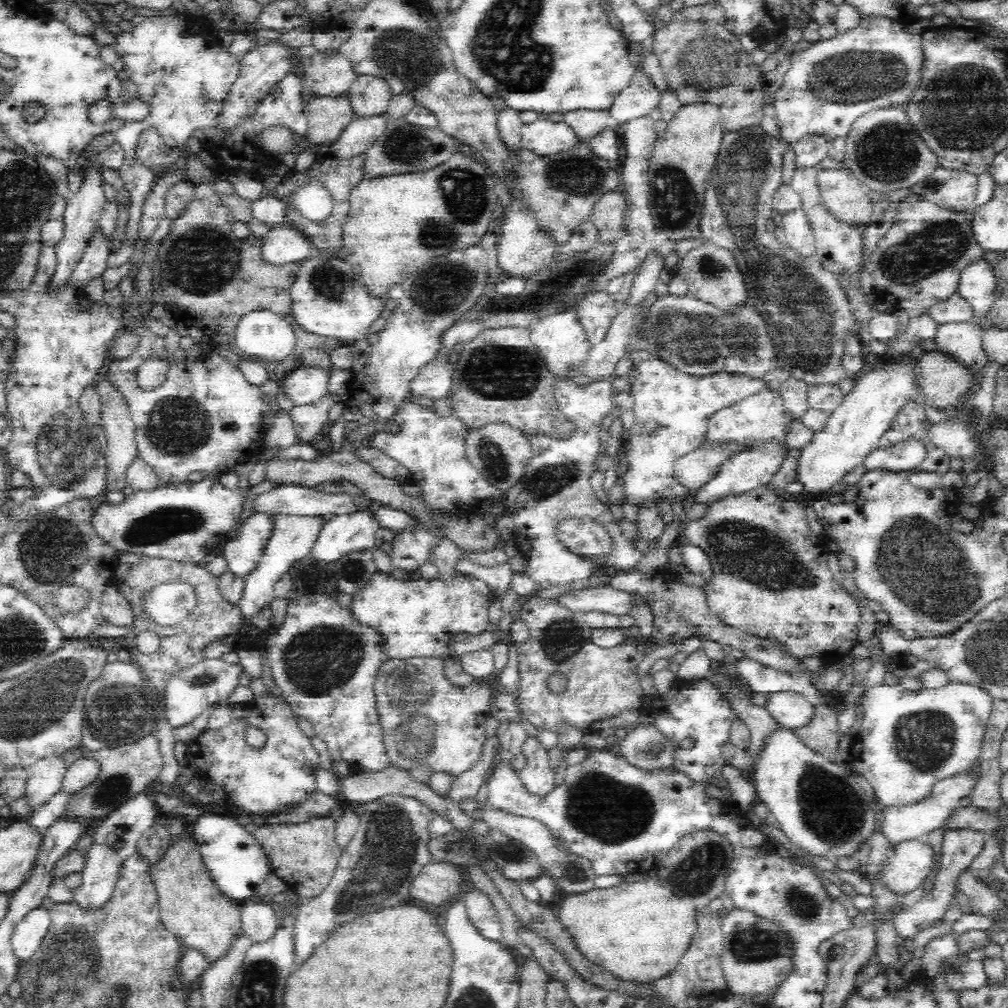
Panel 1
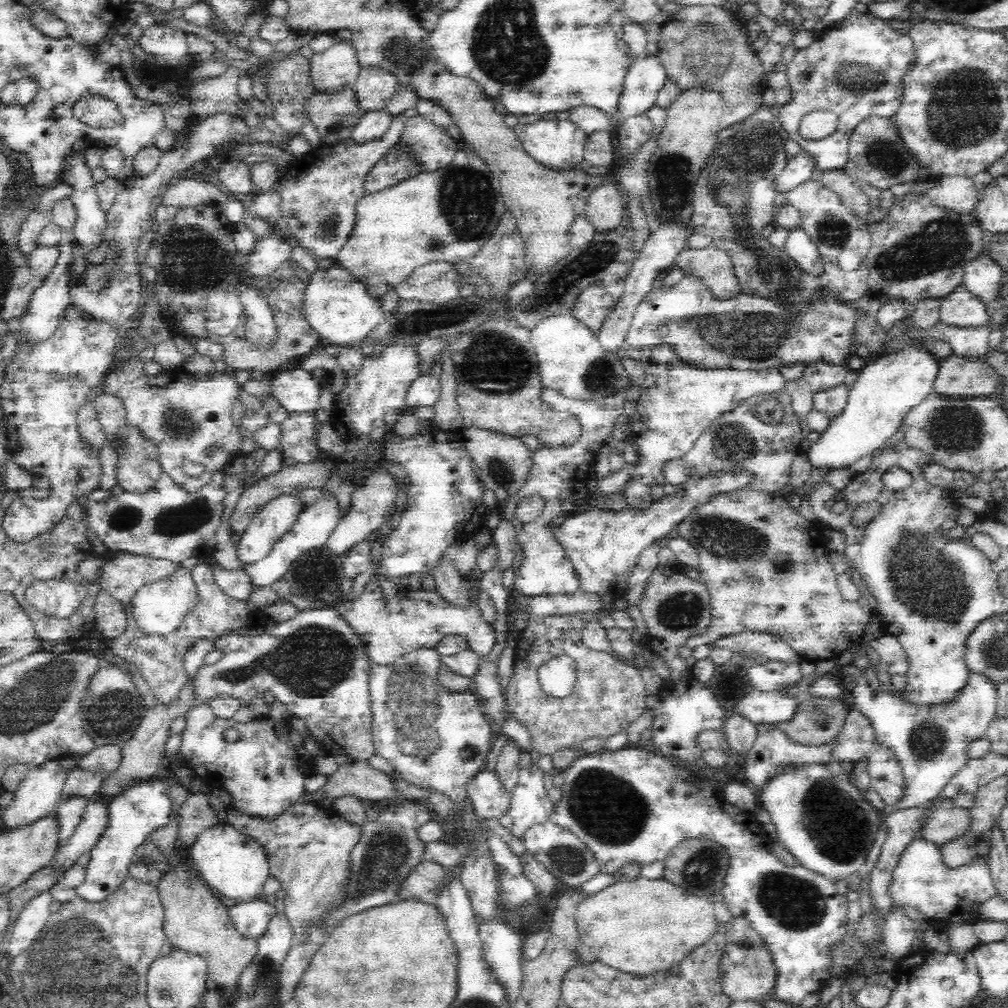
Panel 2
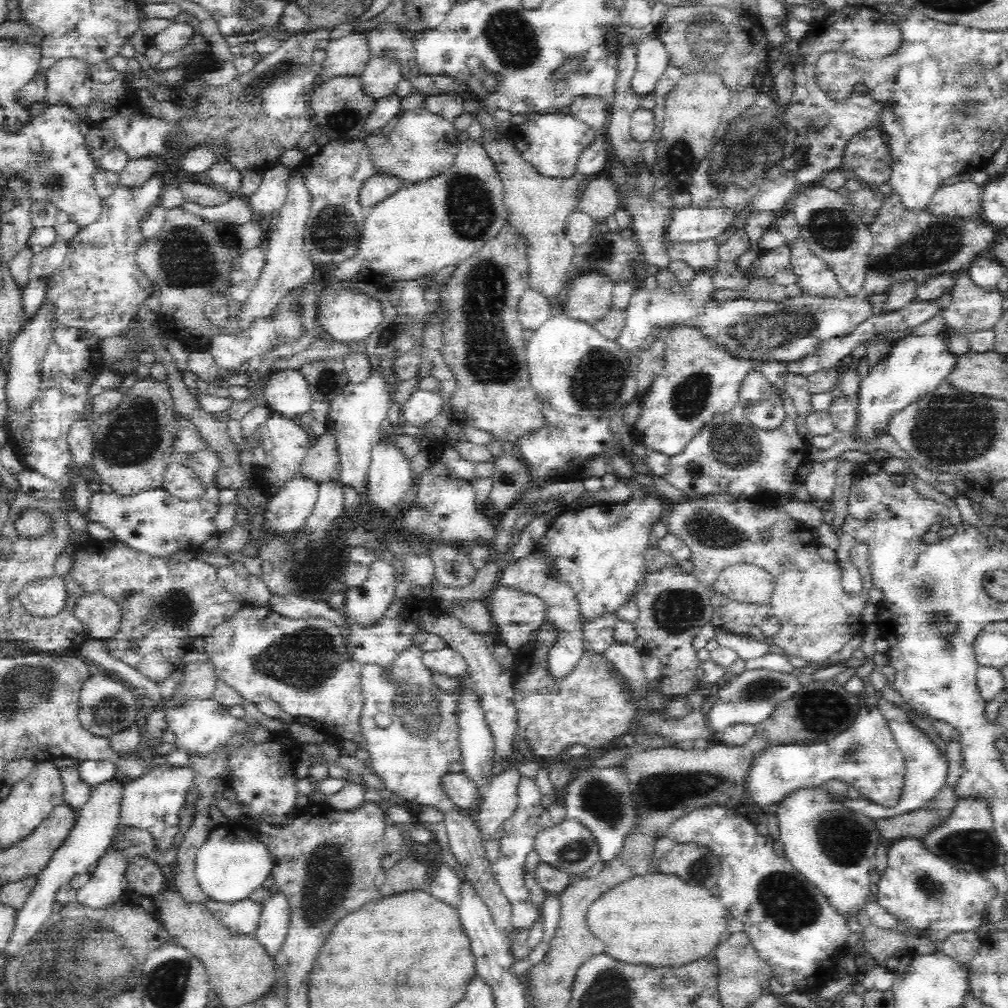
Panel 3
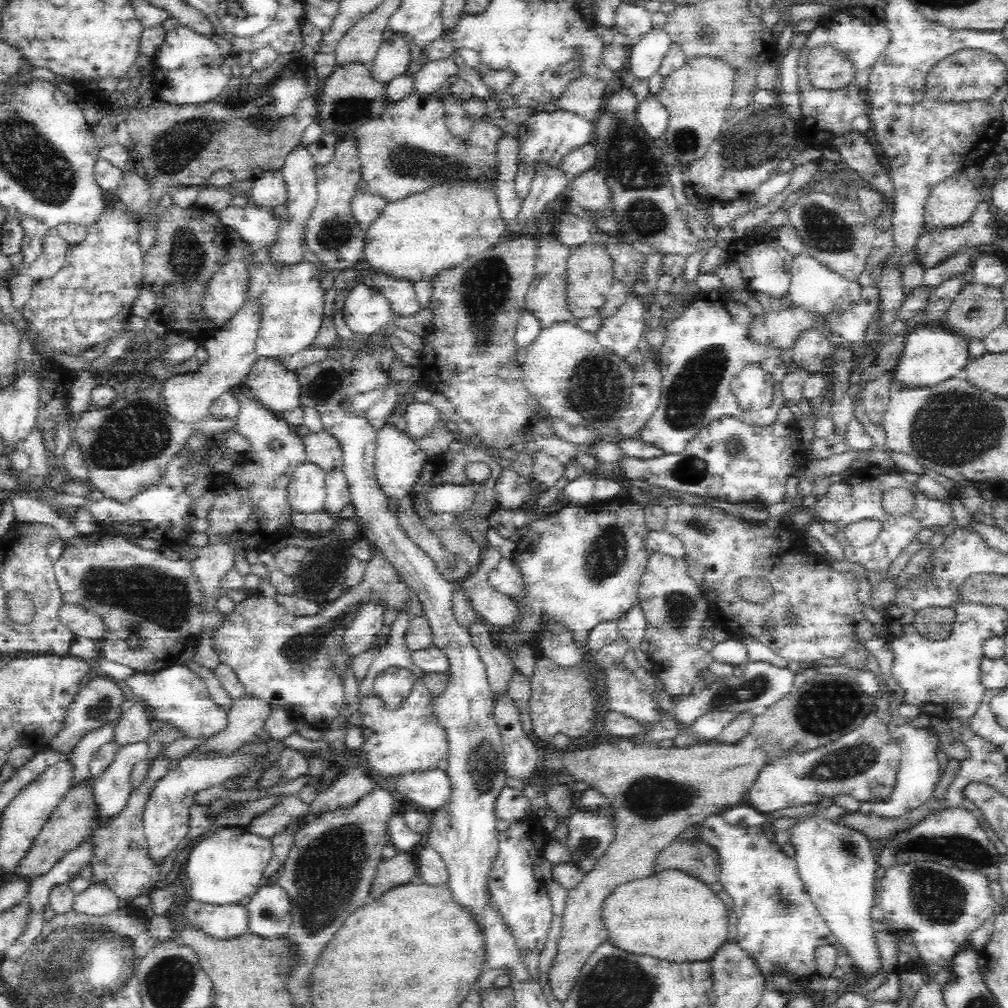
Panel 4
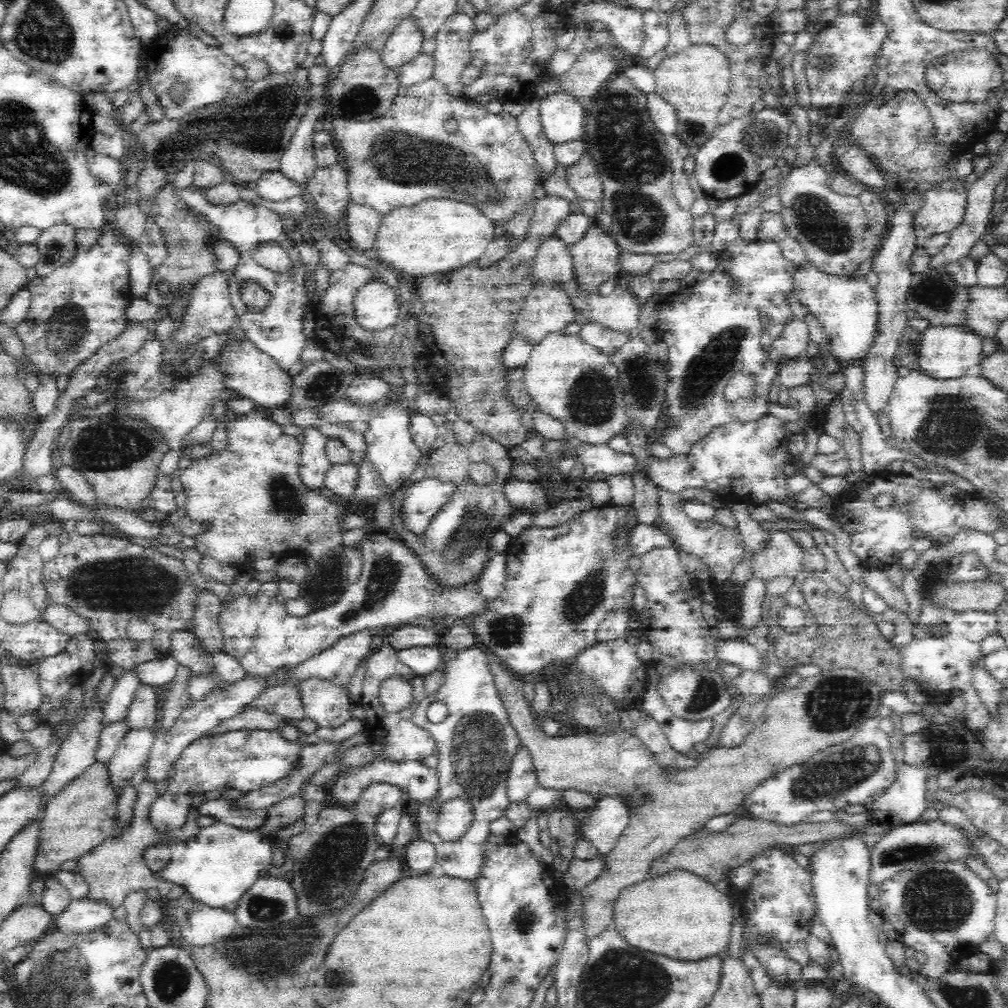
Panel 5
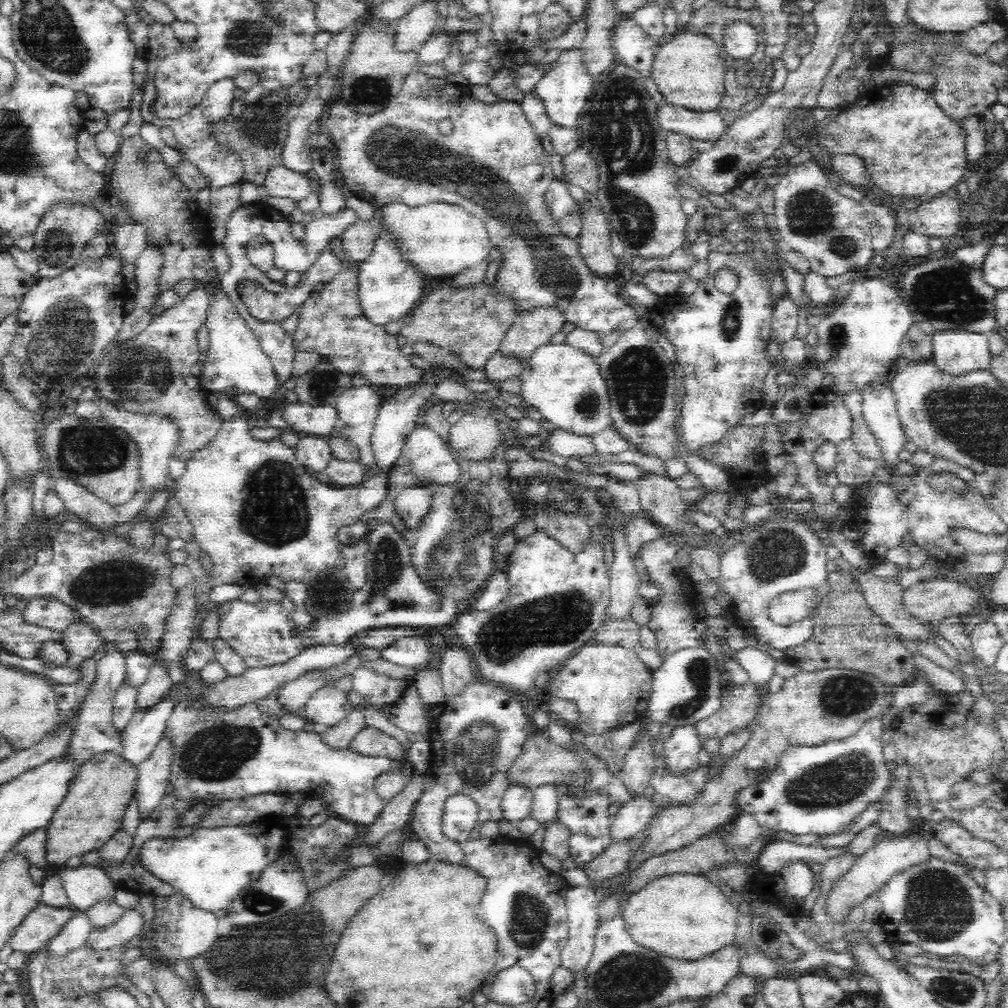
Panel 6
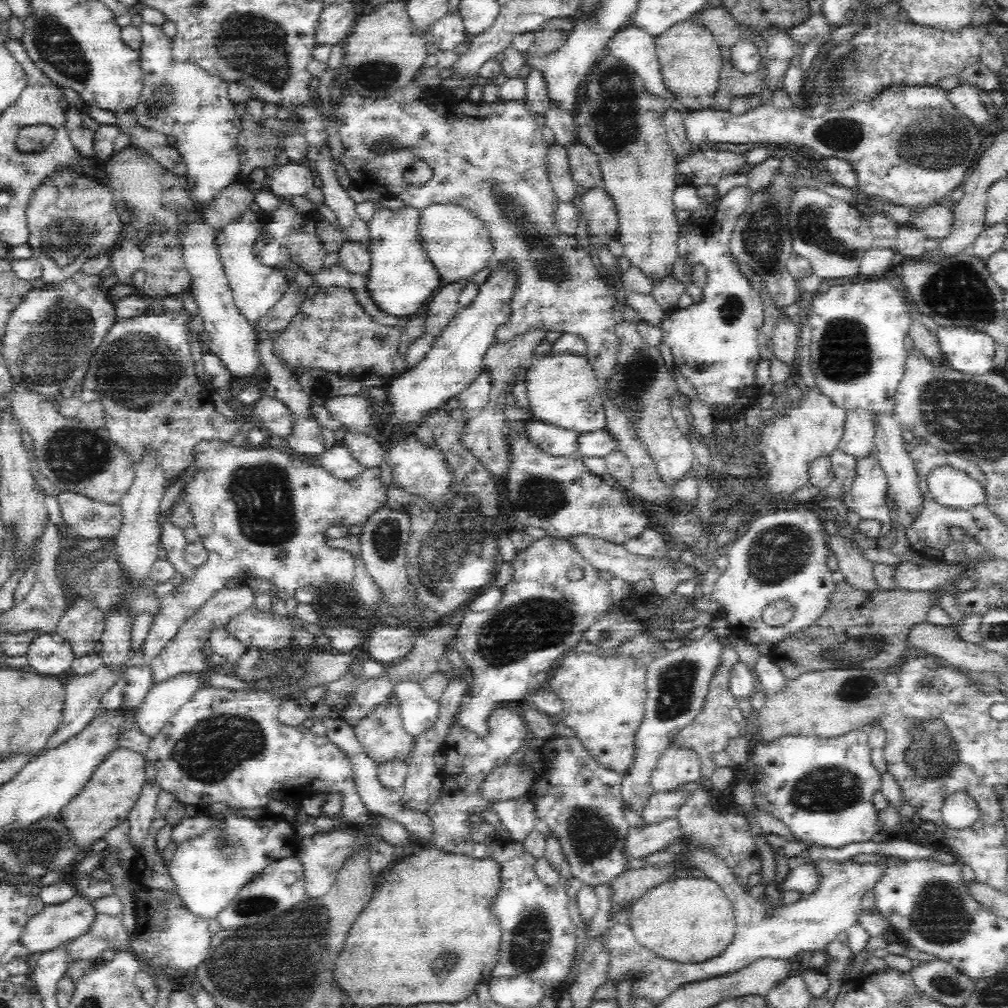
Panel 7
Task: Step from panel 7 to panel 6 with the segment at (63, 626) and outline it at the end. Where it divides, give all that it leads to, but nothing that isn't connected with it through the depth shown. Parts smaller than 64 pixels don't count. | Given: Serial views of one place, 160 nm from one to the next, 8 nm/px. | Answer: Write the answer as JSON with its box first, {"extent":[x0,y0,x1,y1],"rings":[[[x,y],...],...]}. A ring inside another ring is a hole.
{"extent":[61,622,103,668],"rings":[[[82,622],[71,625],[62,633],[61,645],[67,654],[66,668],[76,668],[82,661],[93,658],[96,650],[102,648],[103,642],[92,626]]]}

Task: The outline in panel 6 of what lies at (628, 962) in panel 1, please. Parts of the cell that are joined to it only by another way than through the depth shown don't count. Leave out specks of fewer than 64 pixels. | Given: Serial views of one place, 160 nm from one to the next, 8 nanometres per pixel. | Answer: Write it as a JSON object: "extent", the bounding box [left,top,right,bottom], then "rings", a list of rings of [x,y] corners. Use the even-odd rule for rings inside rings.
{"extent":[621,873,738,961],"rings":[[[674,873],[645,884],[640,890],[626,896],[626,906],[622,908],[621,917],[625,929],[637,945],[658,954],[666,954],[668,958],[686,961],[702,959],[733,944],[738,911],[715,883],[699,874]]]}

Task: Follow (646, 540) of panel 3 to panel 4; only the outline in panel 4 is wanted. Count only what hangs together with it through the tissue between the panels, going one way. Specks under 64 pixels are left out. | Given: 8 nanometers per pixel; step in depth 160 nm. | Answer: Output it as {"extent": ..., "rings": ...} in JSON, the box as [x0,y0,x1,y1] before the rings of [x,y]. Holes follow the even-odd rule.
{"extent":[494,500,650,652],"rings":[[[594,500],[592,503],[582,507],[568,505],[562,508],[562,510],[558,510],[558,512],[552,514],[550,518],[544,518],[544,520],[540,519],[530,524],[530,528],[528,532],[526,532],[527,534],[518,540],[517,550],[513,555],[513,560],[518,566],[520,566],[520,569],[522,569],[524,582],[526,583],[527,594],[523,598],[517,599],[521,605],[522,612],[525,614],[523,615],[521,626],[517,626],[517,628],[514,629],[514,633],[512,633],[512,631],[494,631],[496,643],[506,652],[511,651],[515,647],[515,644],[518,641],[521,641],[522,638],[526,638],[528,641],[536,644],[537,633],[538,630],[540,630],[540,622],[542,622],[542,618],[555,618],[555,620],[559,620],[561,624],[566,624],[573,631],[574,639],[578,641],[578,645],[585,646],[590,630],[593,630],[594,626],[597,626],[600,622],[610,622],[622,618],[626,612],[632,609],[632,605],[637,604],[637,588],[639,587],[641,576],[649,560],[649,556],[646,554],[646,540],[649,536],[650,530],[647,528],[645,522],[645,506],[635,502],[617,506],[610,504],[610,501],[611,500],[600,502],[599,500]]]}

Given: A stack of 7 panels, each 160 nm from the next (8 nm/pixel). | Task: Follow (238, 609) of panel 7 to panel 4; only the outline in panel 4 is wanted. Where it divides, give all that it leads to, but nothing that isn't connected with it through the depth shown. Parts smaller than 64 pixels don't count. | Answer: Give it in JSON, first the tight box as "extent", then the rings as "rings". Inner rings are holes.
{"extent":[114,702,153,746],"rings":[[[140,702],[132,704],[115,725],[114,740],[120,746],[147,741],[153,733],[149,727],[149,721],[148,708]]]}

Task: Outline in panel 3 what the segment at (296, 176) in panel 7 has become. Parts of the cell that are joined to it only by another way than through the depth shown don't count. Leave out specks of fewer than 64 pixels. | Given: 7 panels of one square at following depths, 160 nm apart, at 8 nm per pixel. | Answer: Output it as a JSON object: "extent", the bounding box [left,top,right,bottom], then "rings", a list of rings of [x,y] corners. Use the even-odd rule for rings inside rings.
{"extent":[247,164,290,214],"rings":[[[274,164],[264,171],[262,184],[247,200],[254,214],[272,214],[284,206],[288,190],[286,180],[290,170],[283,164]]]}

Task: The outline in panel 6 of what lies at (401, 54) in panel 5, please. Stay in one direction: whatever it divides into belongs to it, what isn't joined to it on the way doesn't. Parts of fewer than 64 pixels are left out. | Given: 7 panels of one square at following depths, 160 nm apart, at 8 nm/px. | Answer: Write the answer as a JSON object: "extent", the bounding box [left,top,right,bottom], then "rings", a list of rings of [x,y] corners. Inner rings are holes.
{"extent":[394,2,437,51],"rings":[[[436,2],[416,6],[395,28],[394,51],[418,51],[437,30]]]}

